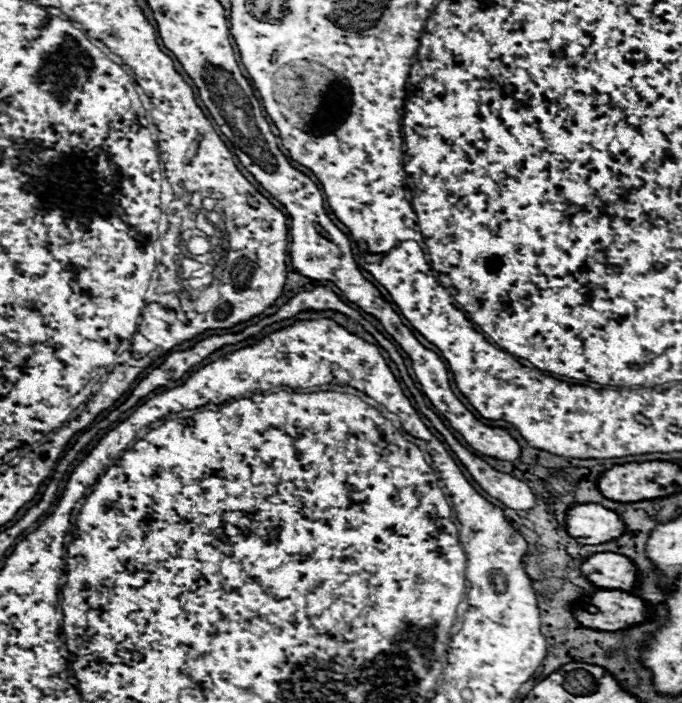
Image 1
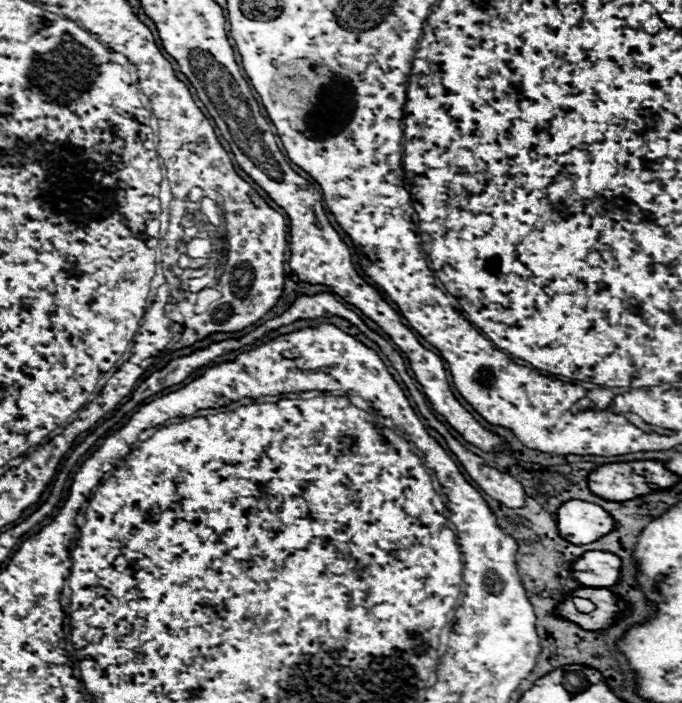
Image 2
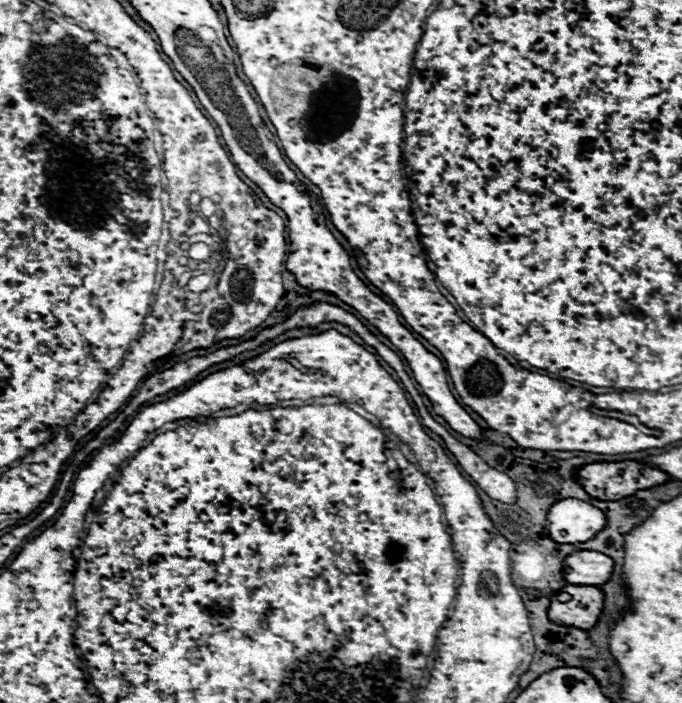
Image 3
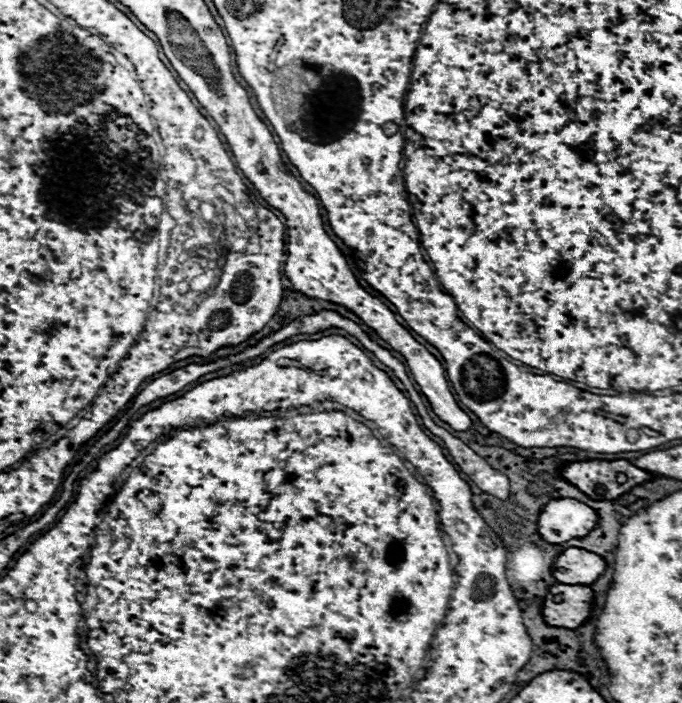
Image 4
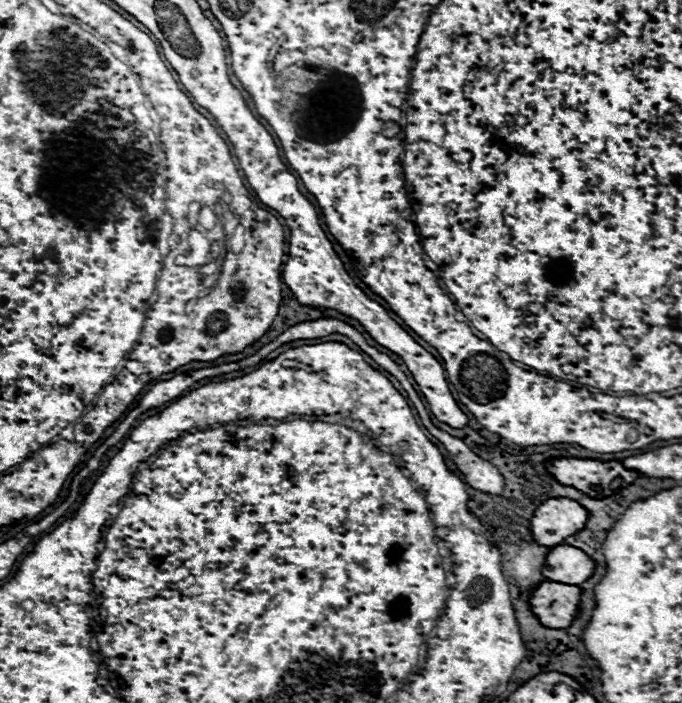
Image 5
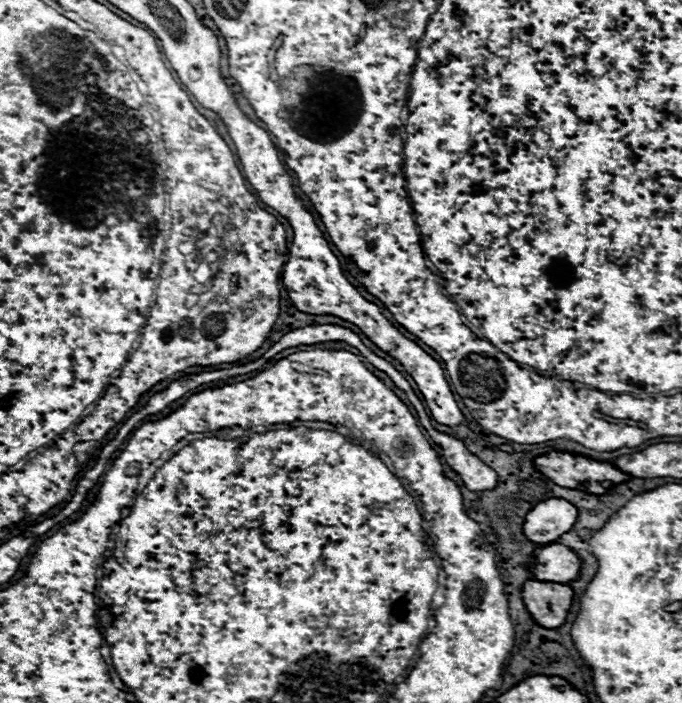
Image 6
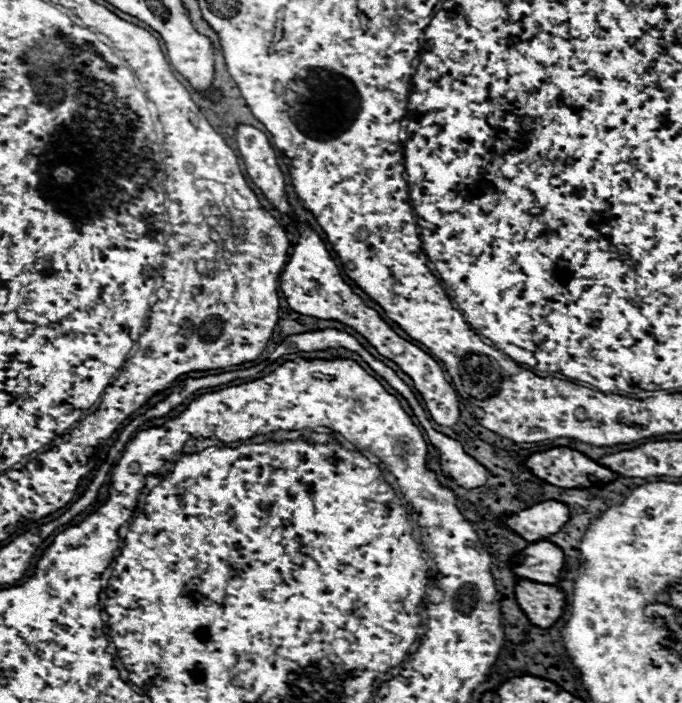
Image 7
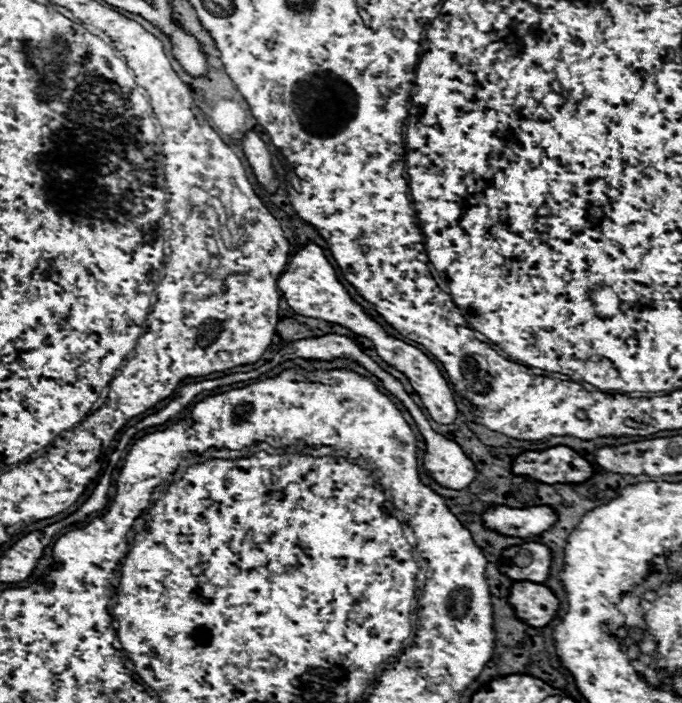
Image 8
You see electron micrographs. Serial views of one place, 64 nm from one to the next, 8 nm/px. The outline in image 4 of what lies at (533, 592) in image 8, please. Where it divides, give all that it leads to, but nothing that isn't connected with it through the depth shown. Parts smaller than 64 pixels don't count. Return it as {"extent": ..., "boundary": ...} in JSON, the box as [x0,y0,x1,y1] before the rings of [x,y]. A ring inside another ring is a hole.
{"extent":[542,584,594,628],"boundary":[[[554,584],[544,598],[542,614],[550,626],[578,628],[592,612],[594,590],[588,586]]]}

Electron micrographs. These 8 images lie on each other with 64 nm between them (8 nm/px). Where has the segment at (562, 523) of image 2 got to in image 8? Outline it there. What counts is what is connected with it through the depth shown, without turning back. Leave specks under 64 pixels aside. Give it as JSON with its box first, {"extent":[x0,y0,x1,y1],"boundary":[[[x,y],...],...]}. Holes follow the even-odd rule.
{"extent":[484,506,558,538],"boundary":[[[494,506],[484,512],[484,524],[500,534],[534,538],[548,532],[558,520],[558,512],[552,506],[532,508],[508,508]]]}

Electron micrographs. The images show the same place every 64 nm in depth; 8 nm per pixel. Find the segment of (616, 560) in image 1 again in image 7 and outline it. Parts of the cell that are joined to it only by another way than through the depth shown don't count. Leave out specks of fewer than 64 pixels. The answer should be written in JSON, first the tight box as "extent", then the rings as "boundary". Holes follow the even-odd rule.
{"extent":[514,542,566,584],"boundary":[[[532,542],[524,550],[524,558],[526,562],[514,568],[520,578],[542,584],[556,584],[566,572],[564,552],[552,542]]]}

